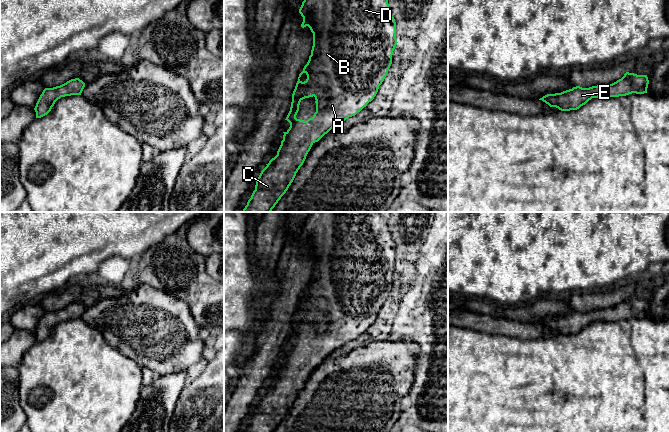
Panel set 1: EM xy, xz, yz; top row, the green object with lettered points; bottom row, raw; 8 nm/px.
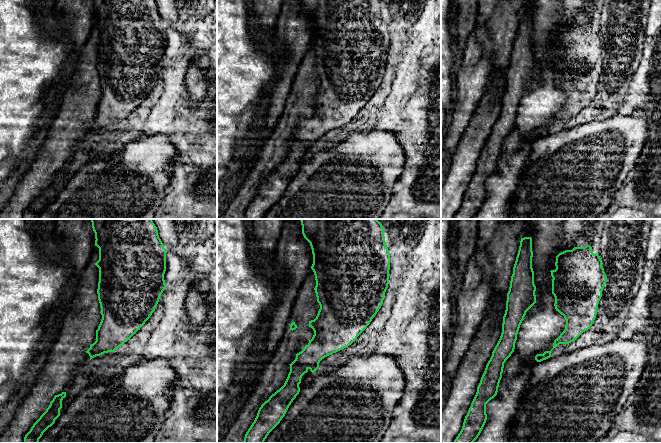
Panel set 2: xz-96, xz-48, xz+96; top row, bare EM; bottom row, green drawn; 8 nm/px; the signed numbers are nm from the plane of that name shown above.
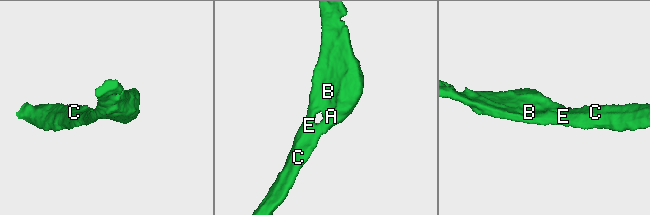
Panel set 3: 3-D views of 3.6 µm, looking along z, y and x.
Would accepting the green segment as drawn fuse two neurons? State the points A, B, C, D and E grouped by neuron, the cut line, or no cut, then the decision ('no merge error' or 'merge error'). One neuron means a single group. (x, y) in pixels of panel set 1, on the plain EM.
A B C D E | no cut | no merge error

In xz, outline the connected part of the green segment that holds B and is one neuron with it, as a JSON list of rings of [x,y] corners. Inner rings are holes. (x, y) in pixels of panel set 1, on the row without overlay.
[[[310,212],[308,218],[305,220],[304,225],[299,233],[299,237],[303,241],[303,246],[301,251],[304,252],[308,250],[313,257],[313,270],[311,274],[311,279],[307,288],[304,290],[303,295],[299,298],[298,305],[296,307],[295,313],[292,318],[292,326],[290,335],[285,344],[290,347],[290,351],[286,356],[283,356],[283,364],[277,375],[277,379],[272,382],[267,390],[261,395],[259,401],[256,404],[255,414],[253,415],[251,422],[248,424],[245,432],[274,432],[281,421],[286,417],[289,410],[293,406],[296,397],[303,389],[308,376],[310,375],[312,369],[315,366],[318,366],[325,358],[327,358],[333,351],[337,350],[341,346],[345,345],[349,341],[355,340],[360,336],[364,331],[367,330],[376,320],[379,310],[384,305],[387,300],[388,294],[392,288],[392,279],[393,275],[397,269],[396,263],[396,246],[390,235],[388,228],[388,220],[384,218],[379,212]],[[309,321],[315,321],[316,327],[316,336],[312,342],[309,342],[307,345],[300,344],[296,342],[296,339],[299,335],[300,326]]]

